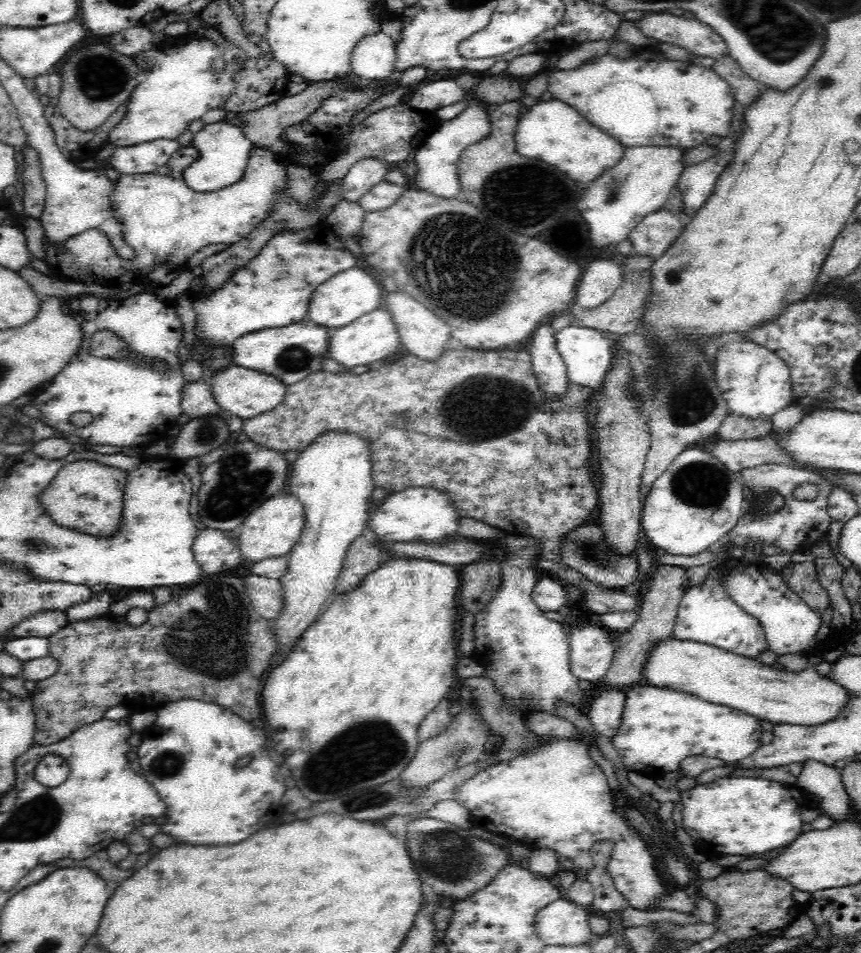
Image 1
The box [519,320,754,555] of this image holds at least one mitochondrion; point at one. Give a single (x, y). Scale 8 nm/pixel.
(700, 485)

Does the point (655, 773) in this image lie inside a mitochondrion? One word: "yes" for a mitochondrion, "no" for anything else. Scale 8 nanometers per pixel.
no

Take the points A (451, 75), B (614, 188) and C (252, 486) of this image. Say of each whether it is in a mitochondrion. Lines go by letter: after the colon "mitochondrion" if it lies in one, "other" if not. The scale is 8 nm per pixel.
A: other
B: mitochondrion
C: mitochondrion

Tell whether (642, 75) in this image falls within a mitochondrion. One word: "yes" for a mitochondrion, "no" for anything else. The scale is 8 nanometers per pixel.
no

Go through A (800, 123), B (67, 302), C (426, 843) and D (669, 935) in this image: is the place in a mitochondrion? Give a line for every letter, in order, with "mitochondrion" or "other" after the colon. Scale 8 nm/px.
A: other
B: other
C: mitochondrion
D: other

